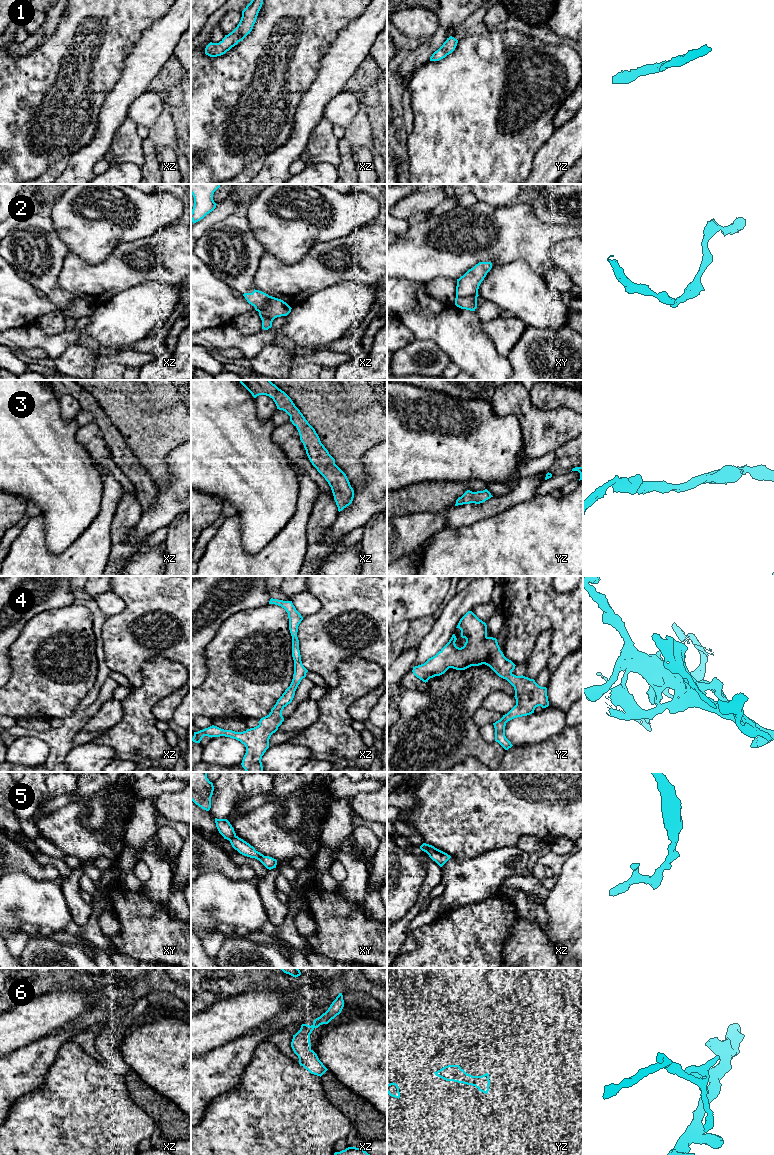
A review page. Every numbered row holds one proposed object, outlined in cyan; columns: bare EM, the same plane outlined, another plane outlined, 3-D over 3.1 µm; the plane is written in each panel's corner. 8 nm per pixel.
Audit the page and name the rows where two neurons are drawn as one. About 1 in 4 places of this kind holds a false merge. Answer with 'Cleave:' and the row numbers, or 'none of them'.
Cleave: 2

